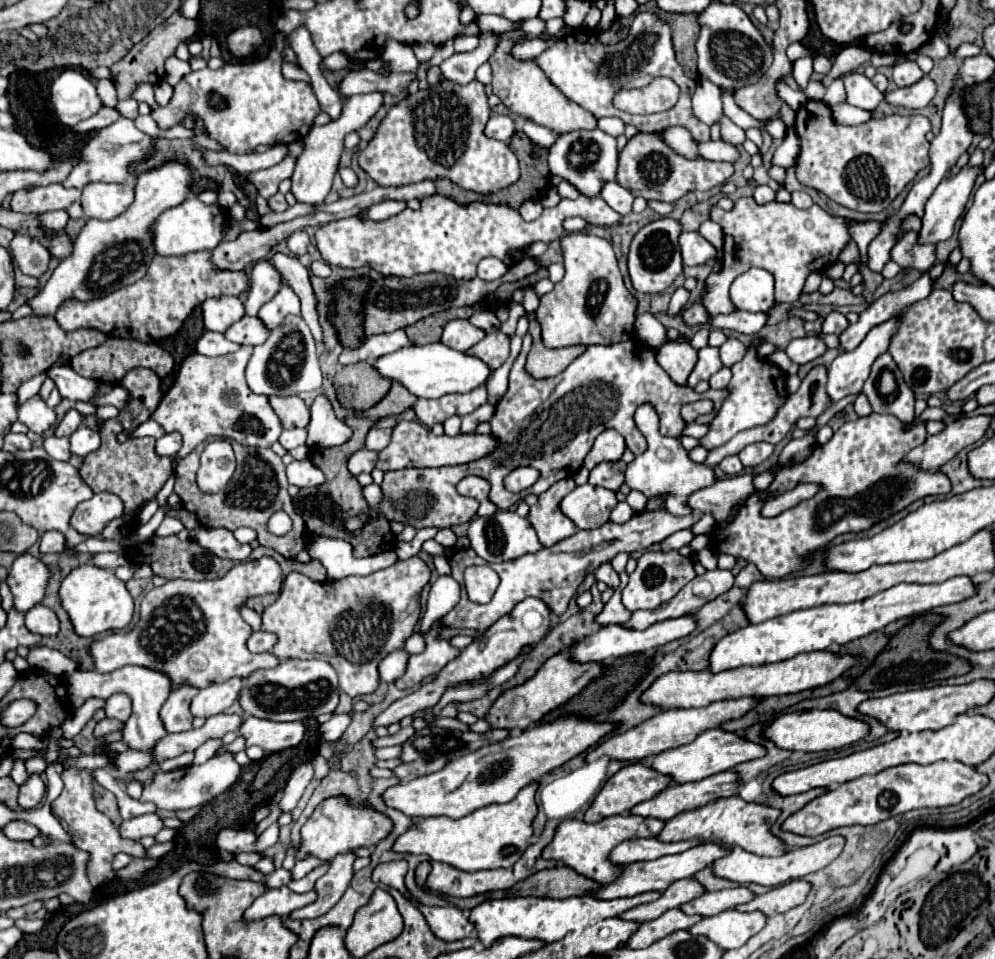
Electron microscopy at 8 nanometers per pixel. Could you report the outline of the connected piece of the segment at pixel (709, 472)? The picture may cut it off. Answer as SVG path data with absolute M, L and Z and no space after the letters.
M642 403L636 409L634 421L636 421L640 433L646 437L648 449L642 455L638 455L632 463L628 463L626 485L630 489L644 493L650 499L662 497L664 509L672 515L690 515L692 507L688 507L688 495L692 495L694 491L698 491L702 487L710 487L712 483L716 483L714 469L708 465L702 465L702 463L692 463L692 459L688 459L688 451L682 447L682 443L678 439L660 435L660 431L658 431L660 417L656 415L656 409L650 403Z

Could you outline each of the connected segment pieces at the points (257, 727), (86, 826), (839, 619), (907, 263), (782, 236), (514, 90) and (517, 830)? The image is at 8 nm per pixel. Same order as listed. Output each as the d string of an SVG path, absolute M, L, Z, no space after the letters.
M248 717L240 727L240 735L246 737L246 745L258 745L266 753L296 747L304 739L304 731L302 723L276 723L256 717Z
M66 769L66 771L62 771L62 781L64 781L64 789L62 789L60 797L52 801L52 813L60 819L62 827L70 833L72 845L76 849L90 853L88 879L90 879L92 887L100 887L102 883L108 883L114 879L114 873L112 873L114 855L126 853L130 857L146 857L146 849L138 841L120 837L119 829L116 829L112 825L112 821L96 809L94 795L92 795L92 775L88 775L88 771Z
M952 577L944 583L932 583L932 585L918 585L918 583L898 583L896 587L890 587L888 591L880 591L868 599L856 601L856 603L836 603L836 605L820 605L810 609L800 609L776 619L768 619L758 625L742 627L740 631L734 631L732 635L726 635L720 639L710 655L710 671L726 671L742 665L764 665L774 661L790 659L802 651L818 651L828 649L832 643L844 645L848 641L860 639L872 631L878 631L886 627L888 623L912 615L920 615L928 609L958 603L976 593L976 585L970 577Z
M906 233L894 247L892 247L892 261L896 261L902 269L918 269L928 271L936 261L936 247L934 245L918 245L916 233Z
M744 197L736 201L734 209L730 211L714 207L710 217L724 229L726 237L726 261L722 263L722 271L712 273L706 279L708 291L704 297L704 305L712 317L734 311L728 287L740 273L744 273L750 267L762 267L776 277L776 301L796 301L802 293L808 273L818 269L814 261L820 261L820 271L824 271L830 263L838 259L838 253L850 239L844 219L830 217L820 205L812 205L810 209L796 209L792 203L778 201L756 205L752 197Z
M516 27L512 31L506 31L498 35L498 45L488 59L492 67L492 87L494 93L502 99L502 103L514 111L516 115L522 115L526 119L532 119L544 127L550 127L554 133L566 133L574 129L594 129L596 127L596 117L588 115L578 103L572 103L546 75L536 67L536 59L514 59L512 57L512 47L516 43L524 43L526 33L522 27Z
M534 781L526 785L510 803L502 803L502 805L494 803L488 807L480 807L460 819L450 819L450 817L418 819L410 831L406 831L396 839L394 851L424 853L432 861L442 861L462 871L512 867L520 859L520 855L528 849L530 837L534 833L532 821L538 813L538 805L534 799L536 789L538 783Z

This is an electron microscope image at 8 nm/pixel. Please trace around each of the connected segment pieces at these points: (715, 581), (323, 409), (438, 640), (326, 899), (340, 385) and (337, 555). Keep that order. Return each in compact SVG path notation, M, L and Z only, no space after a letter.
M724 569L706 571L704 575L698 575L688 585L684 585L680 593L668 603L662 603L660 607L652 611L634 611L630 621L624 627L646 629L652 623L694 613L696 609L704 607L708 601L726 593L732 585L734 585L734 575L730 571L724 571Z
M318 395L310 407L308 447L334 447L350 439L352 429L336 417L336 411L326 395Z
M434 621L432 627L426 633L422 633L426 649L418 655L408 657L406 673L394 681L398 689L410 689L430 675L436 677L452 659L456 659L456 655L460 655L460 649L454 647L450 639L440 635L444 629L446 627L440 621Z
M348 851L344 855L336 855L336 859L330 861L330 869L326 871L326 875L322 875L316 881L316 891L318 891L318 899L298 911L292 913L292 917L320 917L324 915L330 907L334 907L338 903L338 899L344 895L346 887L350 885L352 879L352 863L356 861L354 851Z
M366 361L342 367L334 377L338 399L350 409L372 409L390 391L392 381L384 379L376 367Z
M310 539L306 551L312 559L318 559L326 571L328 579L342 579L348 575L370 575L378 569L386 569L398 561L396 551L382 551L380 555L370 555L356 559L350 553L350 547L344 545L344 539Z

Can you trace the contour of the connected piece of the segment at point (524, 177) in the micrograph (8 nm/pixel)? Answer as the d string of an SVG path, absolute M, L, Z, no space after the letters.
M518 131L512 137L510 149L518 155L520 161L520 179L510 187L494 191L492 195L476 195L486 203L508 203L510 207L522 205L526 199L544 197L550 187L550 169L548 169L548 155L538 155L538 147L526 137L526 133Z

